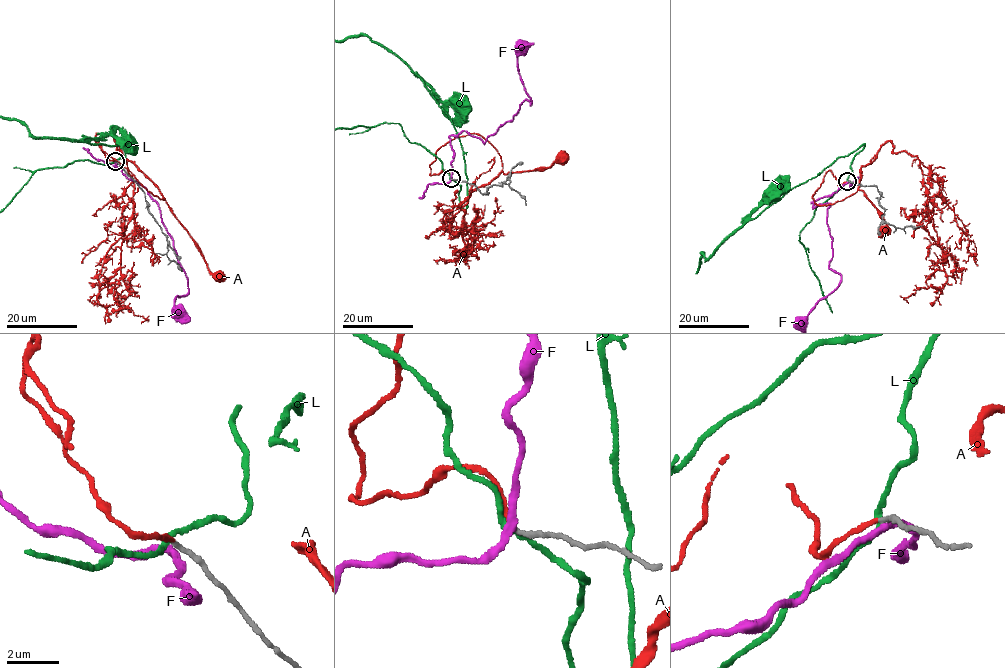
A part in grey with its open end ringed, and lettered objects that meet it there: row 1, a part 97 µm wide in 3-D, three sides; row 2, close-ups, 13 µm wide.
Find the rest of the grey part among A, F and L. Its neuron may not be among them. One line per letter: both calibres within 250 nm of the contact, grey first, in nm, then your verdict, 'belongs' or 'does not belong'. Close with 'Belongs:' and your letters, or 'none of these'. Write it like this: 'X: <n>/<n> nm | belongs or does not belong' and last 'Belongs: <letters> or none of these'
A: 180/170 nm | belongs
F: 180/280 nm | does not belong
L: 180/200 nm | does not belong
Belongs: A

